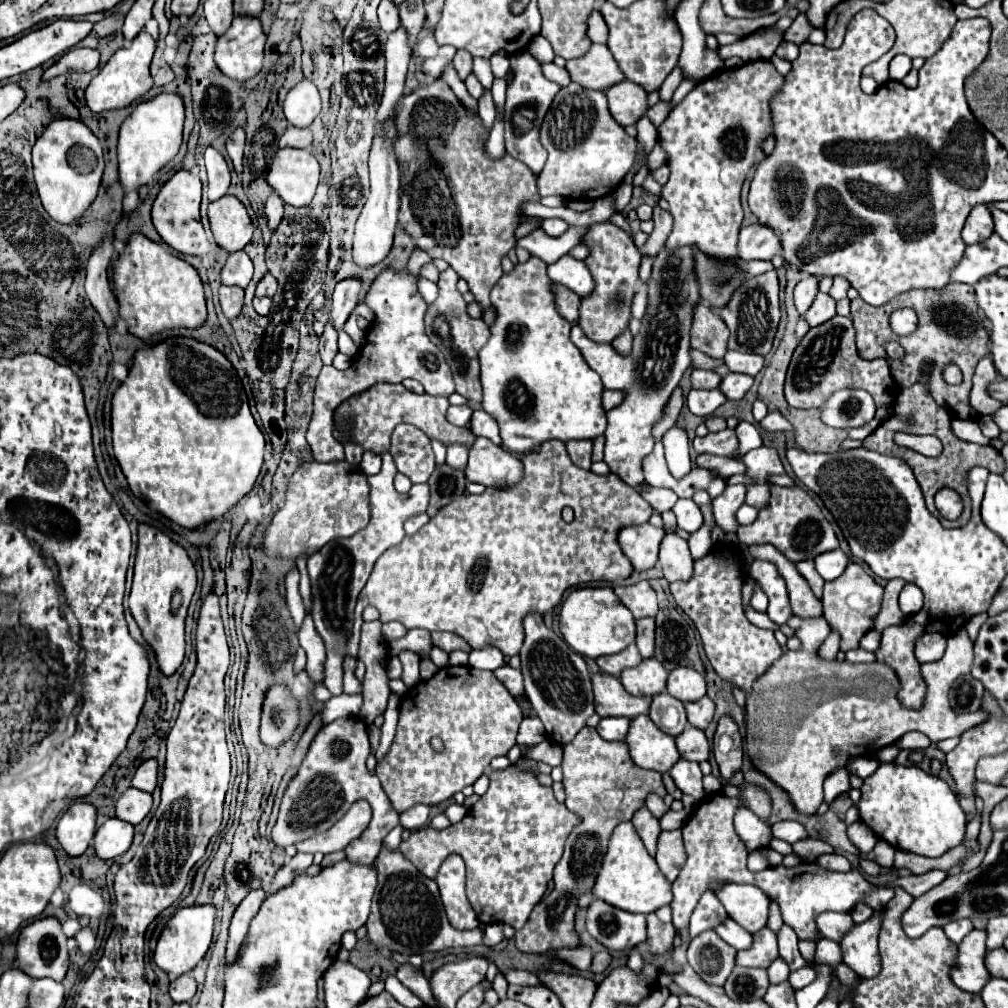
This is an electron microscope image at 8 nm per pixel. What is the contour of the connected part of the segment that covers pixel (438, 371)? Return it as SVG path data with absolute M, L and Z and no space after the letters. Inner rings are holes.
M385 268L365 292L365 304L375 312L375 320L367 328L365 344L359 348L359 354L347 370L337 370L333 366L323 366L317 388L315 388L315 412L307 430L307 442L313 450L317 462L345 460L341 444L333 436L333 412L337 404L349 396L367 390L379 382L401 382L405 378L419 380L427 394L431 396L449 396L455 392L451 370L441 356L441 350L425 334L425 312L427 302L421 298L417 288L419 276L409 272L399 272L395 268Z

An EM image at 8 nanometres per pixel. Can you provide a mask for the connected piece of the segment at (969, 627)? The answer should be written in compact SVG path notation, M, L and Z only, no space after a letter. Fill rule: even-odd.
M983 612L983 614L977 614L977 616L973 616L973 618L969 618L967 622L965 622L965 630L967 630L967 634L969 634L969 638L975 642L975 638L977 638L977 632L979 632L979 628L981 628L981 624L985 624L985 620L987 620L989 616Z

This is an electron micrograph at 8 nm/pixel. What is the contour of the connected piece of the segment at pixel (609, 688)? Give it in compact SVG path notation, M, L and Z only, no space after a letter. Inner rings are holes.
M609 674L593 676L593 692L595 692L595 712L605 716L625 716L629 720L649 714L649 696L631 696L619 678Z

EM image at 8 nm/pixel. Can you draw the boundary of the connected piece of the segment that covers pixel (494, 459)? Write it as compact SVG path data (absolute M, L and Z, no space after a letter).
M477 438L469 450L469 464L465 468L469 482L487 488L511 488L523 476L523 464L503 446L495 446L489 438Z

